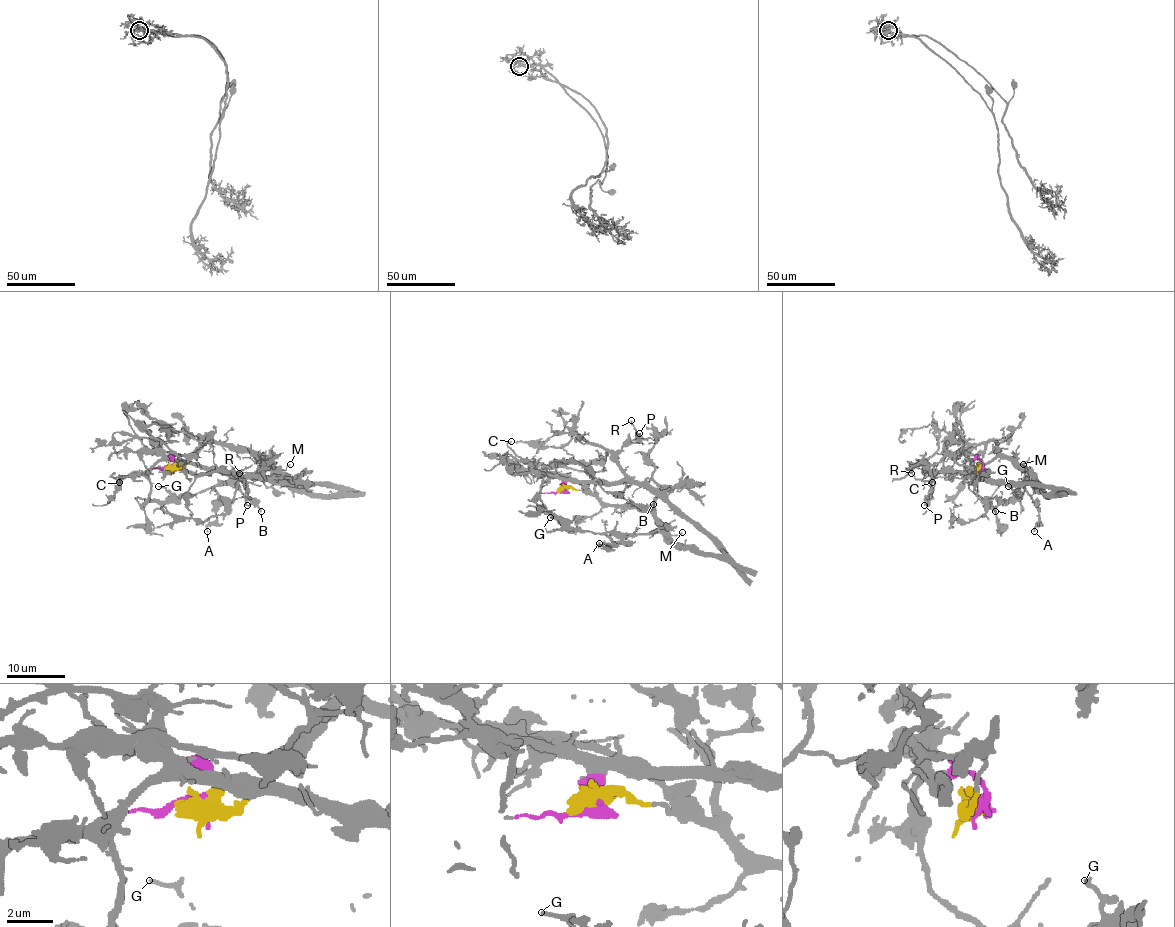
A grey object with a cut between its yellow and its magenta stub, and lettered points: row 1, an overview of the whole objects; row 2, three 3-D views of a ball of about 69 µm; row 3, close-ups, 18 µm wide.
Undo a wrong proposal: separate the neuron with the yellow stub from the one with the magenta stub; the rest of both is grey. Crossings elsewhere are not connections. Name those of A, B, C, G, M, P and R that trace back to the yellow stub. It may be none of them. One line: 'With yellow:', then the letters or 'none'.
With yellow: A, G, M

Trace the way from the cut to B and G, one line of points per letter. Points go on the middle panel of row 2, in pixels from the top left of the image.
B: (561, 490), (566, 491), (563, 487), (568, 481), (630, 483), (624, 490), (624, 497), (631, 503), (653, 504)
G: (561, 490), (573, 487), (590, 491), (611, 504), (643, 506), (659, 529), (611, 533), (566, 528), (550, 517)

